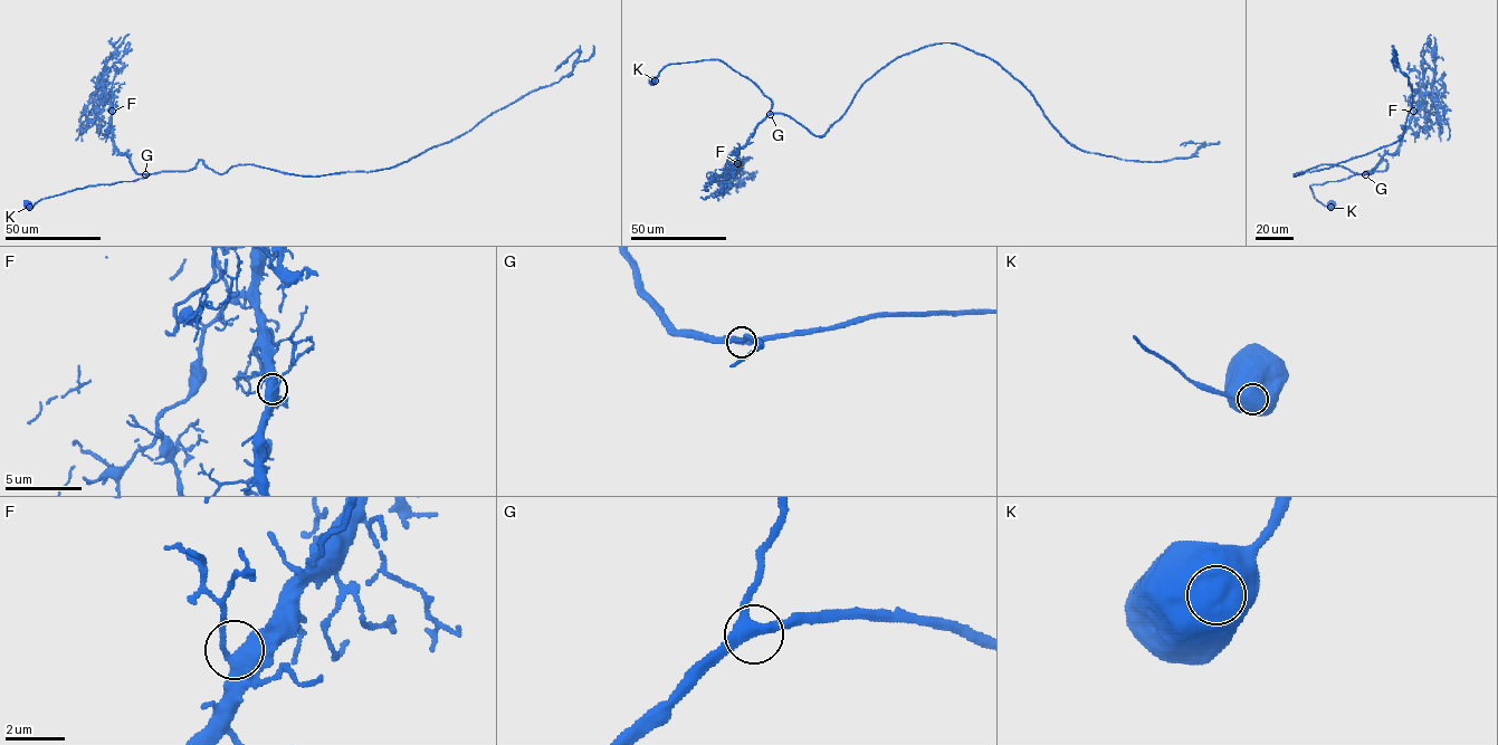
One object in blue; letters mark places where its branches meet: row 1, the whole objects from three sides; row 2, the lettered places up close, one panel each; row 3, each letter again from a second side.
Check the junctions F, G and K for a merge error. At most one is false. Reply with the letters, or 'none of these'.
none of these

